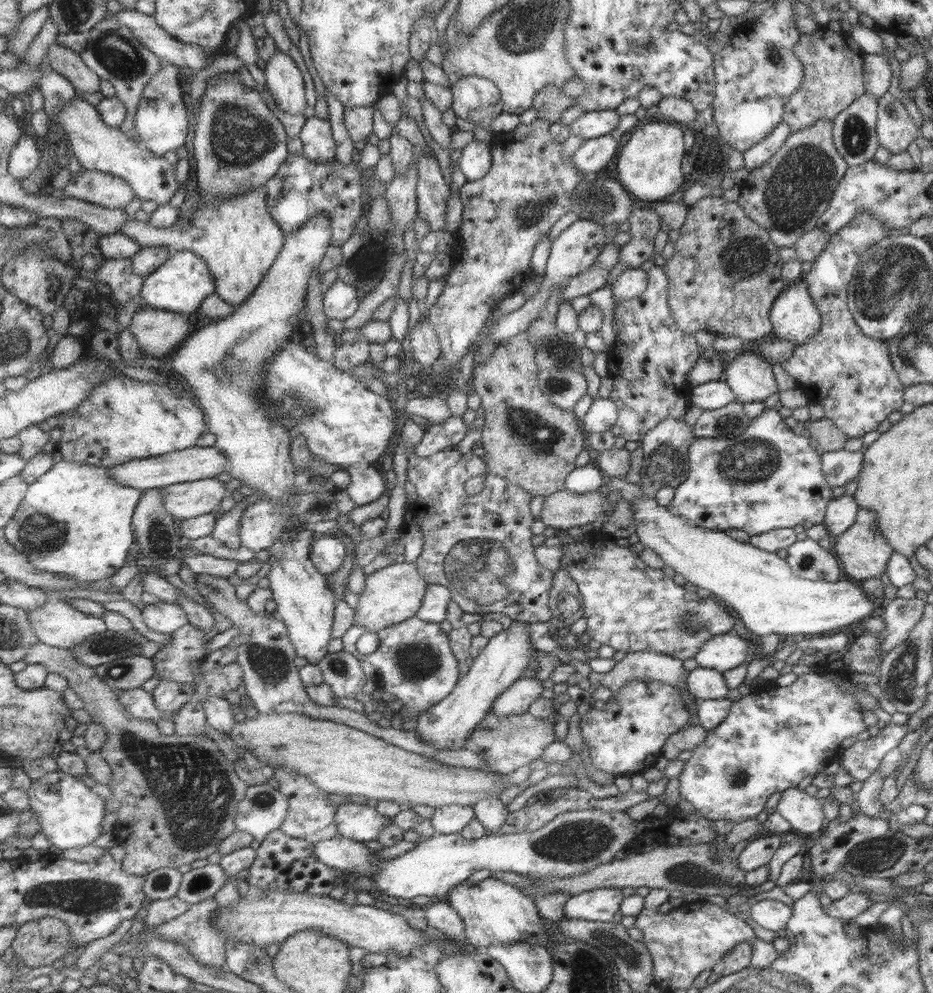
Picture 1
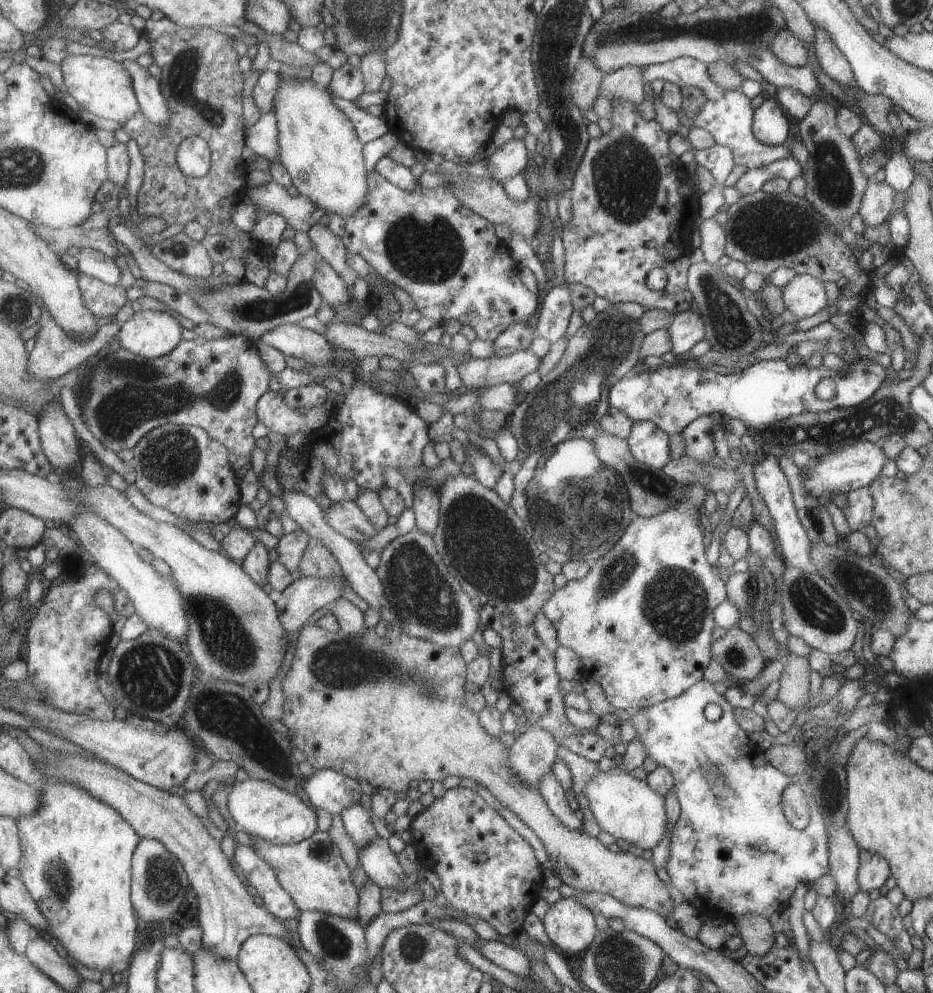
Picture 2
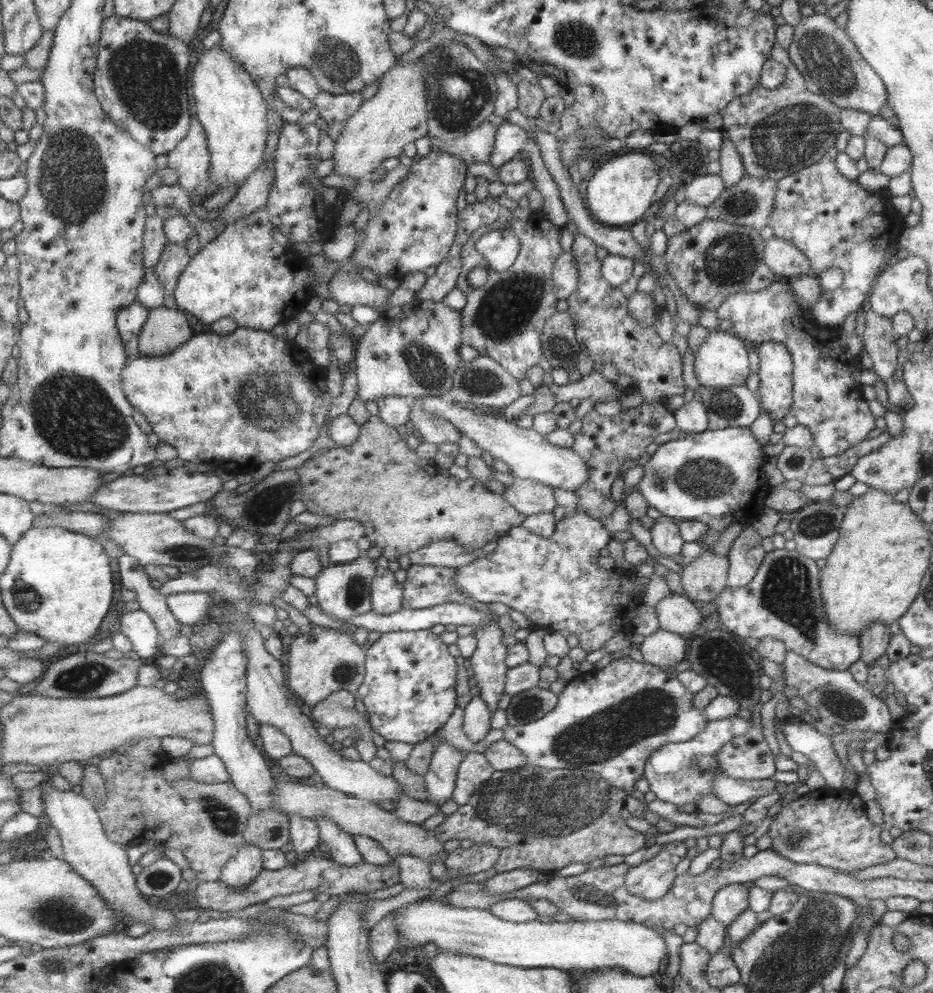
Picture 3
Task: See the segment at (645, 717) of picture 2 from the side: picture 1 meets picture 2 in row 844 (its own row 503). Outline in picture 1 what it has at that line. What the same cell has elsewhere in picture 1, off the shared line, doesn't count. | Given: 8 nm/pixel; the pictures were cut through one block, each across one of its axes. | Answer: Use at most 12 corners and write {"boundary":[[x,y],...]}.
{"boundary":[[765,409],[696,436],[666,509],[749,535],[822,524],[820,454]]}

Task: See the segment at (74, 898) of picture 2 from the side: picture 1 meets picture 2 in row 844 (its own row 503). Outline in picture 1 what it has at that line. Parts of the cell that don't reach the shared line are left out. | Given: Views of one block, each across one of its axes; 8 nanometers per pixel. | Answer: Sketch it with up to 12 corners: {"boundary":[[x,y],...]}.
{"boundary":[[63,458],[4,531],[38,569],[113,578],[143,495]]}

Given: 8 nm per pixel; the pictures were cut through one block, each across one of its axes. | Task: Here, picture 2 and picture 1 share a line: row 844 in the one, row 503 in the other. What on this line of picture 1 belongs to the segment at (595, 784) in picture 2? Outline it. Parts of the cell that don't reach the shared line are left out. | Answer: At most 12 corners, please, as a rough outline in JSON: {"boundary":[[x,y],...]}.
{"boundary":[[629,505],[643,548],[755,636],[823,635],[878,612],[859,583]]}

